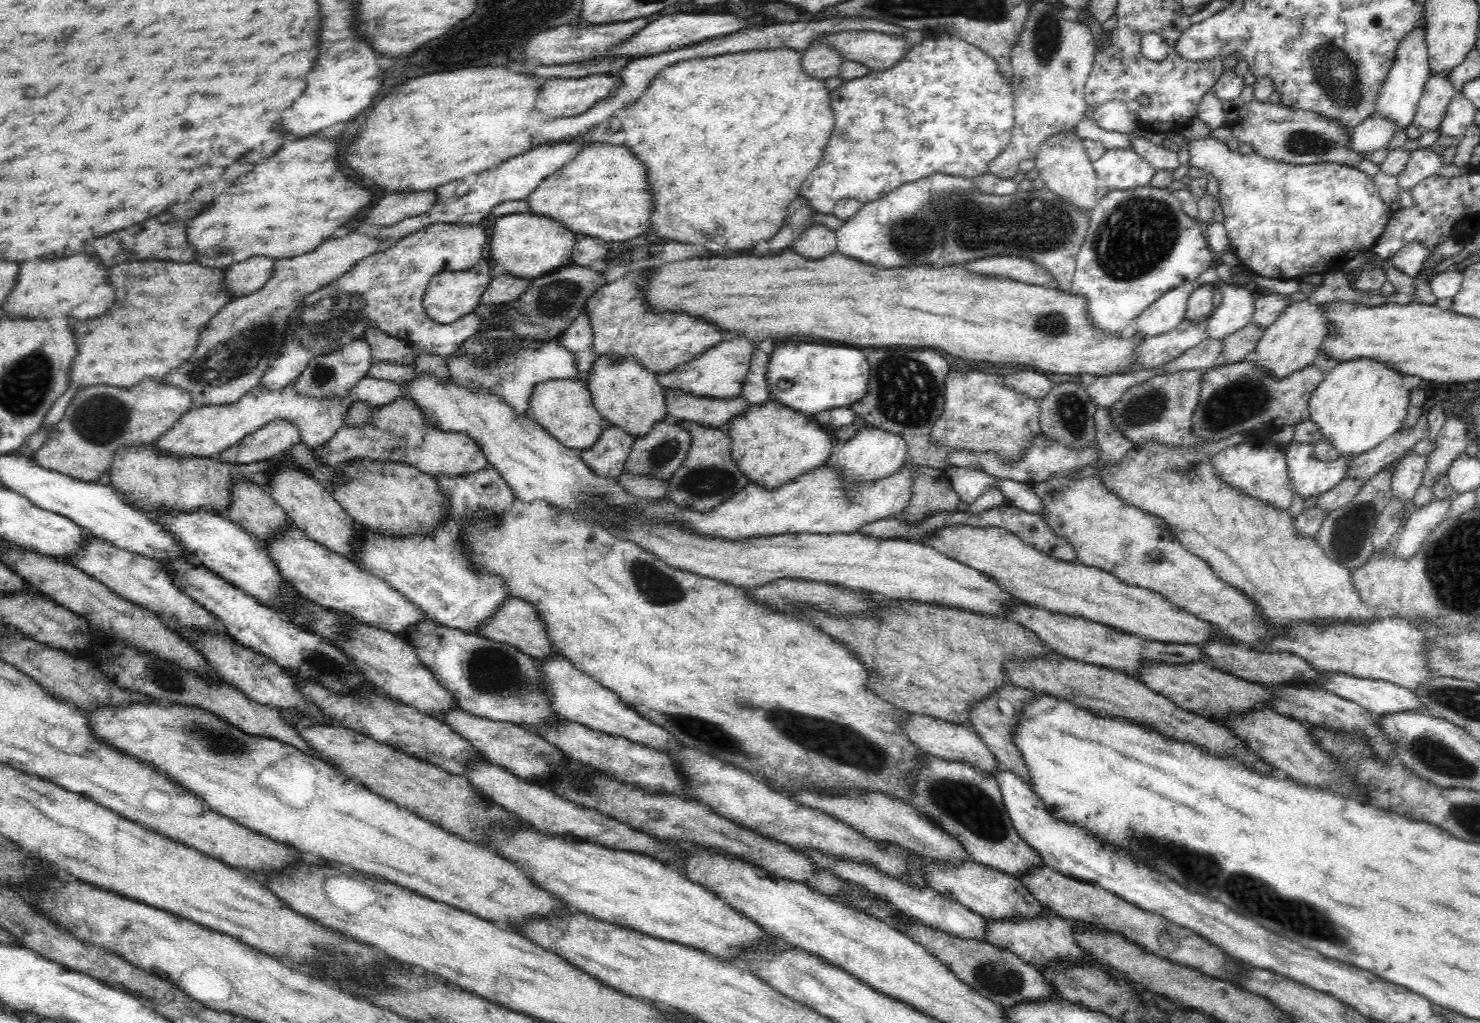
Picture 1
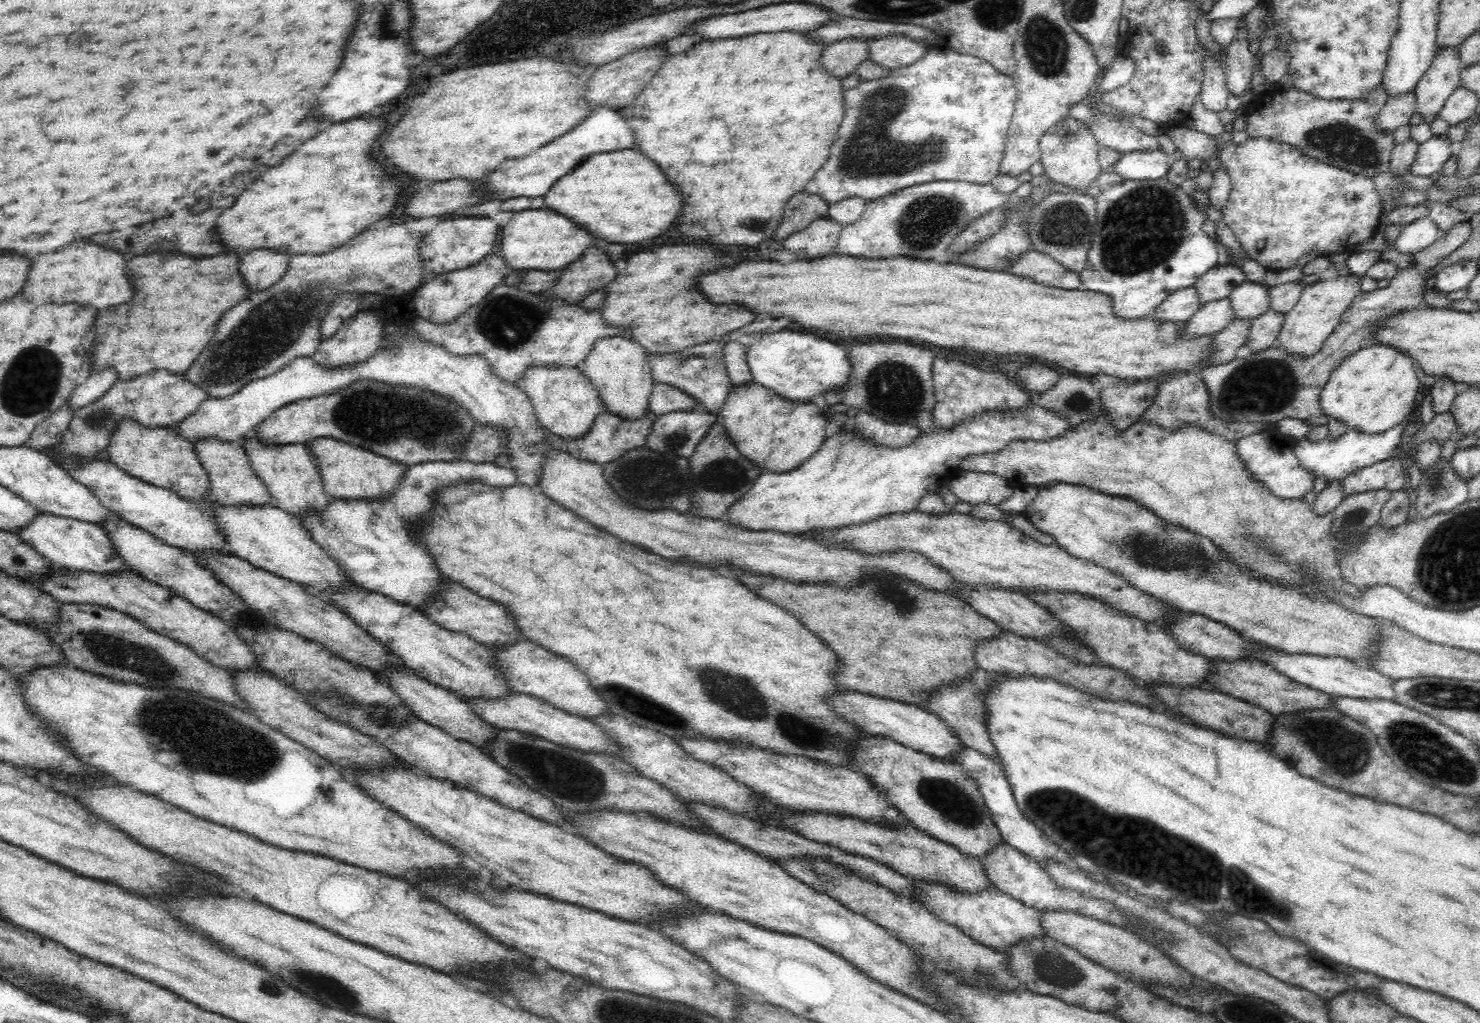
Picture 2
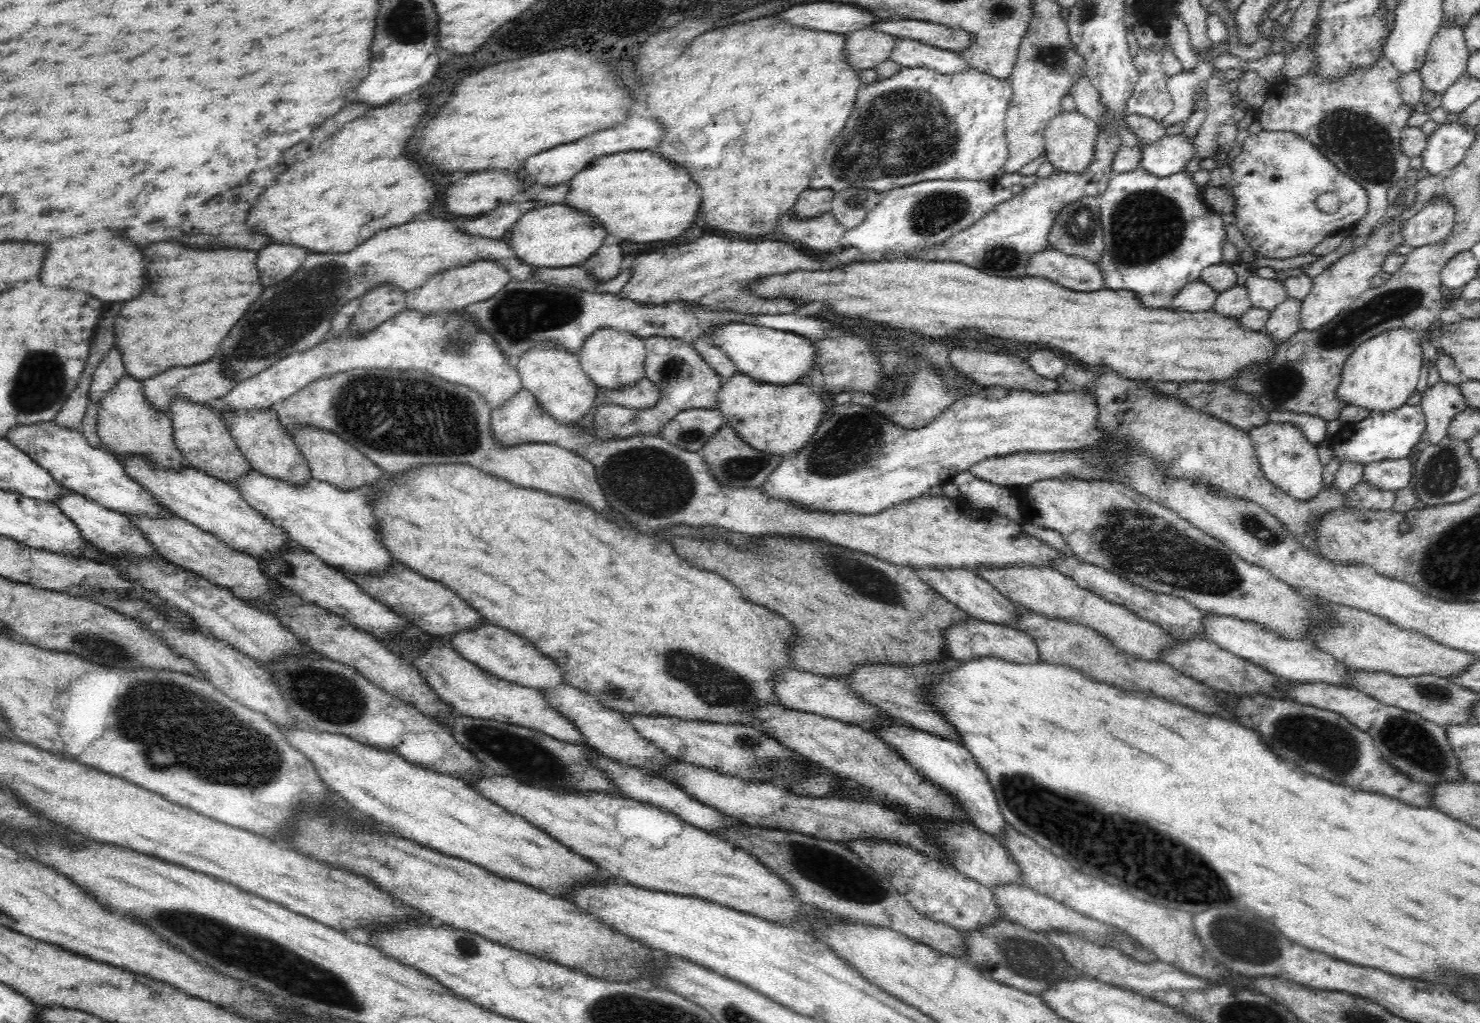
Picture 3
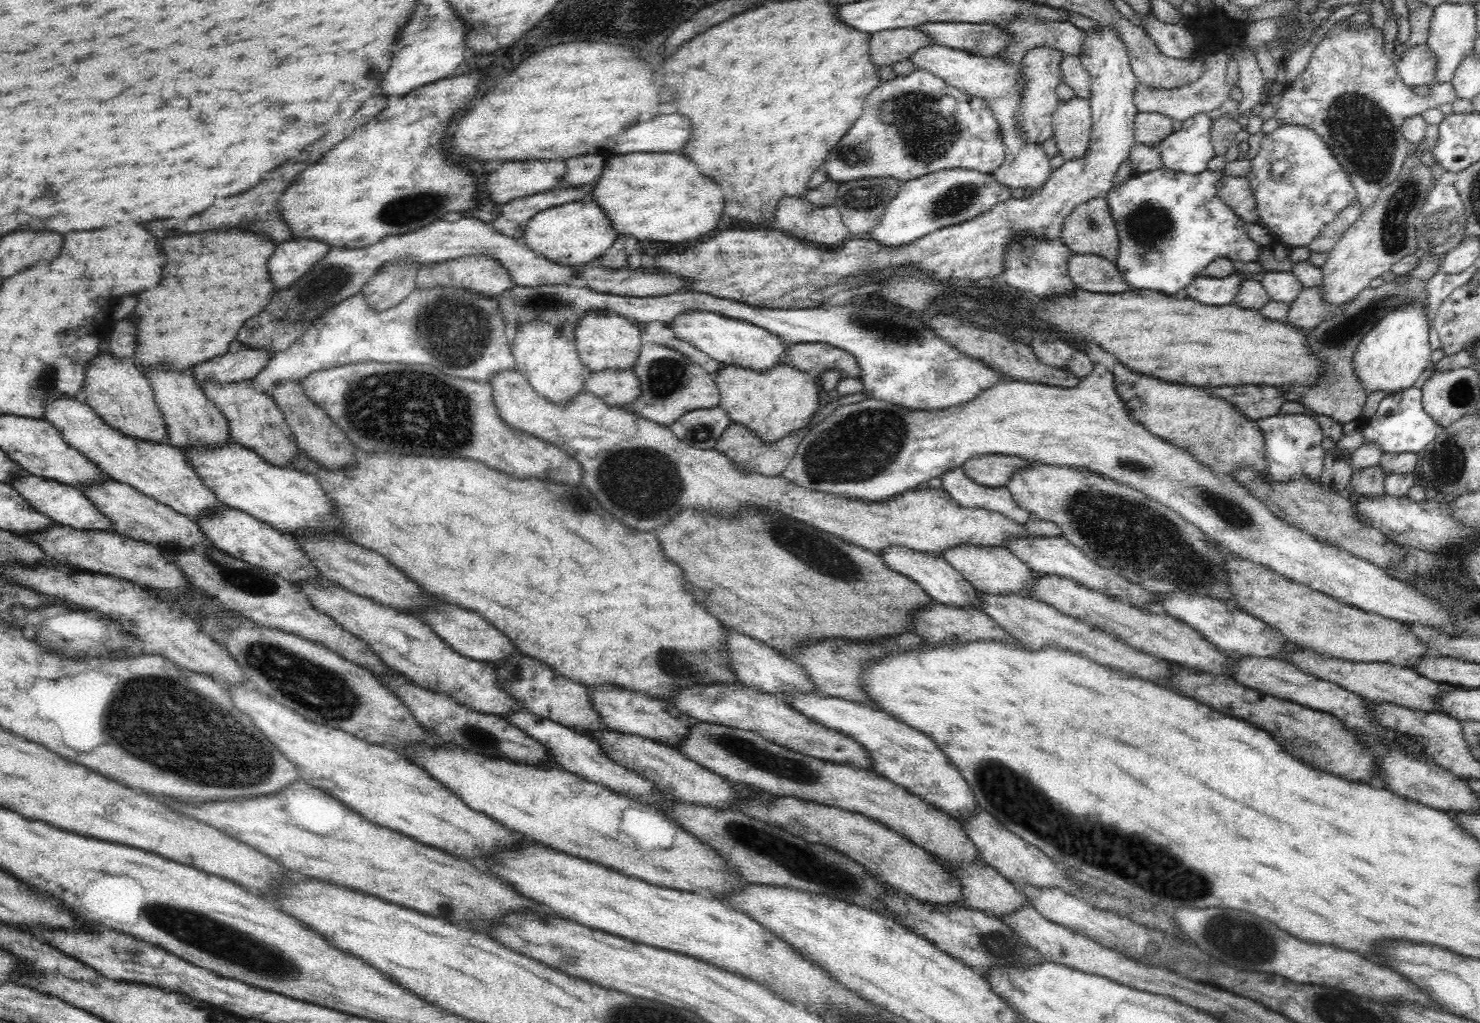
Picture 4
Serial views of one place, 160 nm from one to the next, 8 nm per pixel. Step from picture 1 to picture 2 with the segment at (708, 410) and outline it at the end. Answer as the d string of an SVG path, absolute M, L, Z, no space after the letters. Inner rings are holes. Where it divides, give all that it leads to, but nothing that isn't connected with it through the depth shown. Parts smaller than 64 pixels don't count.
M660 382L652 384L646 409L656 417L678 412L678 410L701 410L692 397L682 393L680 389Z

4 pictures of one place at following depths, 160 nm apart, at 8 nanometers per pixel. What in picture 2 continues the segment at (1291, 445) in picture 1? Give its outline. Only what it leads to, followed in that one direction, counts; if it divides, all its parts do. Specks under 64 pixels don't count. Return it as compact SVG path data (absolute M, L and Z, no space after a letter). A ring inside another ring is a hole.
M1414 402L1413 408L1404 420L1400 420L1396 426L1390 426L1388 430L1382 430L1378 434L1368 434L1361 430L1348 427L1348 430L1338 438L1326 438L1318 441L1298 440L1293 448L1298 460L1314 475L1326 476L1329 482L1332 480L1343 480L1349 474L1360 470L1365 466L1373 465L1377 462L1385 461L1395 456L1397 448L1402 444L1402 434L1412 421L1412 414L1420 410L1420 404Z

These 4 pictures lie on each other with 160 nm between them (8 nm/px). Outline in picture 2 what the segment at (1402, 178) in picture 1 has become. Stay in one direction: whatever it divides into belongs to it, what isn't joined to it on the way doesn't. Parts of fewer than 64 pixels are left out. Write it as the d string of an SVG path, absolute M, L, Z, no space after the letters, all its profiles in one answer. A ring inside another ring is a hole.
M1446 135L1433 136L1419 146L1415 161L1411 164L1411 173L1416 176L1430 176L1439 172L1444 163L1457 154L1456 145Z

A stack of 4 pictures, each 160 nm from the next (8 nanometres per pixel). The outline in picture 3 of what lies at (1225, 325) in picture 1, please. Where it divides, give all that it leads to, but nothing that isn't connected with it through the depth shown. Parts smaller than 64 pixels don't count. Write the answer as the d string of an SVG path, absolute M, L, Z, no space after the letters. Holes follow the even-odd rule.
M1248 275L1241 280L1248 289L1248 296L1254 307L1273 311L1289 296L1287 295L1282 280L1260 277L1260 275Z

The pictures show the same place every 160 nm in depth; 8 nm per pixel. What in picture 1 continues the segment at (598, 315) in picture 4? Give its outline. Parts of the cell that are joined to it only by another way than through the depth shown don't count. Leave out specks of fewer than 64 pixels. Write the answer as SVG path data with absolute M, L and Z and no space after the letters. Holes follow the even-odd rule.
M597 355L588 368L585 381L592 393L593 403L606 423L619 426L636 438L648 434L654 422L667 419L663 386L657 381L656 374L645 370L633 356Z

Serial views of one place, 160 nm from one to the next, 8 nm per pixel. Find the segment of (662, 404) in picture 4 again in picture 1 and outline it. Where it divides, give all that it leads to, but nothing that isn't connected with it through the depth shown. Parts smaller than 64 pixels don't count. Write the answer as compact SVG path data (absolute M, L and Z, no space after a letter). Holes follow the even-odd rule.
M734 338L720 342L718 346L712 346L709 350L698 354L696 358L690 358L688 362L676 366L670 372L656 373L657 381L663 388L681 390L682 392L694 394L711 399L733 399L740 397L742 380L750 366L750 354L754 346L746 338ZM610 423L590 448L580 449L580 457L594 475L615 480L622 472L635 440L636 436Z

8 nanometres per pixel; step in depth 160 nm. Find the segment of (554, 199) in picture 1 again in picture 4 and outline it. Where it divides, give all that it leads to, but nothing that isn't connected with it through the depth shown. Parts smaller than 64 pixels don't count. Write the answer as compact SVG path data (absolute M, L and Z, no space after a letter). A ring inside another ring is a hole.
M637 152L620 156L608 156L602 174L595 182L592 199L598 202L606 216L614 222L614 230L620 234L632 234L640 242L688 242L702 234L712 232L722 218L724 200L722 190L716 182L702 176L698 166L684 154Z

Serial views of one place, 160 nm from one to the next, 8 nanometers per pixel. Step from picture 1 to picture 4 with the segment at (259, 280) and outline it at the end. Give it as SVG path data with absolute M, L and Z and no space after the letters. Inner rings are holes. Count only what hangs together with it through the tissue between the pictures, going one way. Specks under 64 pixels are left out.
M296 238L294 242L284 242L274 250L274 256L268 262L270 278L276 290L289 289L302 277L305 277L313 266L323 260L332 248L325 242Z

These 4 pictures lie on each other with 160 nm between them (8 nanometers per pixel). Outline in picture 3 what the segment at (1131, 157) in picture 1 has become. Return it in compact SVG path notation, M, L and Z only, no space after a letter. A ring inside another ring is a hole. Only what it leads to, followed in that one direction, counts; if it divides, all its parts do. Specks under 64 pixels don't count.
M1182 134L1160 138L1157 142L1142 148L1141 167L1158 178L1184 171L1194 155L1196 136L1185 137Z

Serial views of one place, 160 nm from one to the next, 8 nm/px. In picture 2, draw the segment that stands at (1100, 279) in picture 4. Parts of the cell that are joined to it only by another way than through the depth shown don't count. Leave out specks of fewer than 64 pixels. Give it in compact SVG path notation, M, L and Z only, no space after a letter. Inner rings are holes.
M1030 250L1014 262L1009 272L1016 276L1031 278L1044 286L1078 290L1083 288L1081 273L1068 270L1049 254Z

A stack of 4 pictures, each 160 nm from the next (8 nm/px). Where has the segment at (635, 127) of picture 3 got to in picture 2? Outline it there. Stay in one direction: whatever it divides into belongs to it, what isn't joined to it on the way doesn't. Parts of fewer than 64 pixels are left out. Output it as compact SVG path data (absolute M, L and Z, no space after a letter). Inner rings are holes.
M596 106L590 116L586 118L586 122L582 122L582 126L555 138L542 148L529 152L522 158L504 161L496 169L496 172L492 171L492 174L484 178L484 181L487 181L487 186L490 186L492 193L494 193L490 194L490 201L504 201L522 196L526 198L544 197L544 194L558 180L573 171L580 165L580 162L584 162L589 156L636 148L637 138L635 138L634 131L630 129L628 117L628 110L622 111L605 106Z

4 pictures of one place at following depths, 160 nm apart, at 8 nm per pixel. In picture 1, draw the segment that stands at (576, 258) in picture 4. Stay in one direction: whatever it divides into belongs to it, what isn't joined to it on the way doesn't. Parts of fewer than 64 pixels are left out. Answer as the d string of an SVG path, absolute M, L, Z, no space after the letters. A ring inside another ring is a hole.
M532 213L498 217L490 240L491 259L498 270L518 278L539 278L570 264L576 236L560 222Z

